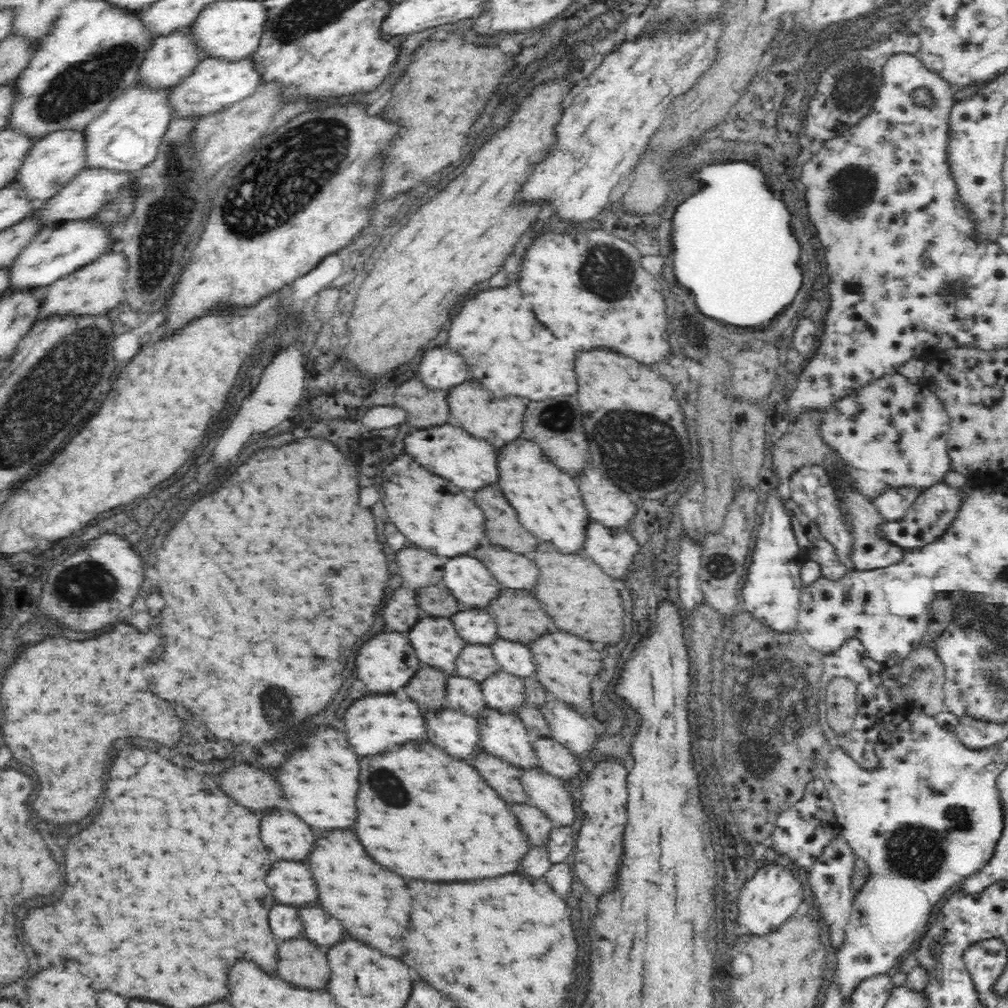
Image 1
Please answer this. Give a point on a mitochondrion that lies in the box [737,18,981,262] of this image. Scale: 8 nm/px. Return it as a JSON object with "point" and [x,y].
{"point":[847,90]}

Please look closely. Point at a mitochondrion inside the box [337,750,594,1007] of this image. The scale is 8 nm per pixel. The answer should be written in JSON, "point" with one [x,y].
{"point":[390,789]}

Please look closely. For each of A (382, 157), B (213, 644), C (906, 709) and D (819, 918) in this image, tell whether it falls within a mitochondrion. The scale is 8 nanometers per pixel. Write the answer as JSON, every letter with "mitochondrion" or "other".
{"A":"other","B":"other","C":"other","D":"other"}

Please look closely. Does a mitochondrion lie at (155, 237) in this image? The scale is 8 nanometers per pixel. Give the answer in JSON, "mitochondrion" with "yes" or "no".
{"mitochondrion":"yes"}

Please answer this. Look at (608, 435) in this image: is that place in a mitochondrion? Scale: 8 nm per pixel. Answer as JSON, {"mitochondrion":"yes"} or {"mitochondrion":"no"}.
{"mitochondrion":"yes"}

